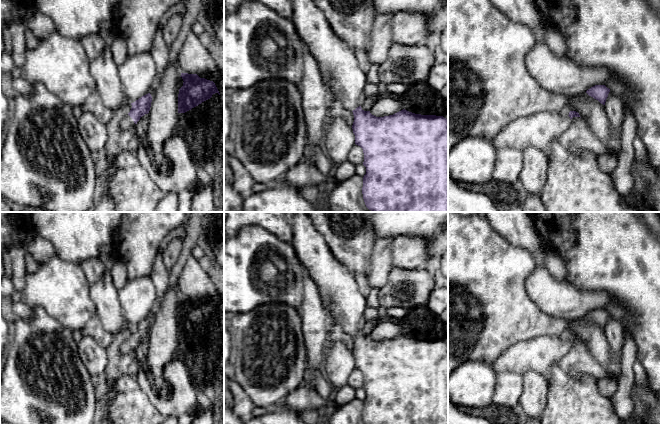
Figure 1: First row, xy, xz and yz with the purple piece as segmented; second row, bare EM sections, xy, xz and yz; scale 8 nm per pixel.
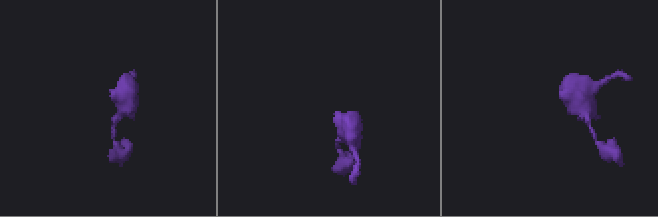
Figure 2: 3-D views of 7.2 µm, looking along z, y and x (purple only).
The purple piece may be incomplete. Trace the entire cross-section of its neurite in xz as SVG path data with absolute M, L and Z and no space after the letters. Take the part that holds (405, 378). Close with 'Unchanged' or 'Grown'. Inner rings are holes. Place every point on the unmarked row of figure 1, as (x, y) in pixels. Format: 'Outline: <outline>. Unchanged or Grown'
Outline: M286 212L286 218L292 229L291 244L319 290L326 294L328 311L336 324L353 336L352 349L355 368L363 373L366 398L363 401L362 418L364 424L448 424L448 343L443 340L421 339L405 333L389 340L376 341L370 335L364 335L360 328L367 299L358 288L355 277L339 262L319 233L306 212Z. Grown

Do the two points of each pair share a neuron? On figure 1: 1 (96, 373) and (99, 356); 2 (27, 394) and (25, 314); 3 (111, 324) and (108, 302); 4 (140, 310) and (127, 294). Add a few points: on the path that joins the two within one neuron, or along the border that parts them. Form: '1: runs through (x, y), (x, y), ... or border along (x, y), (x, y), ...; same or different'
1: runs through (96, 369), (96, 360); same
2: border along (34, 307), (32, 317), (29, 320), (17, 319); different
3: runs through (111, 319), (108, 307); same
4: runs through (136, 306), (136, 303), (131, 298); same

